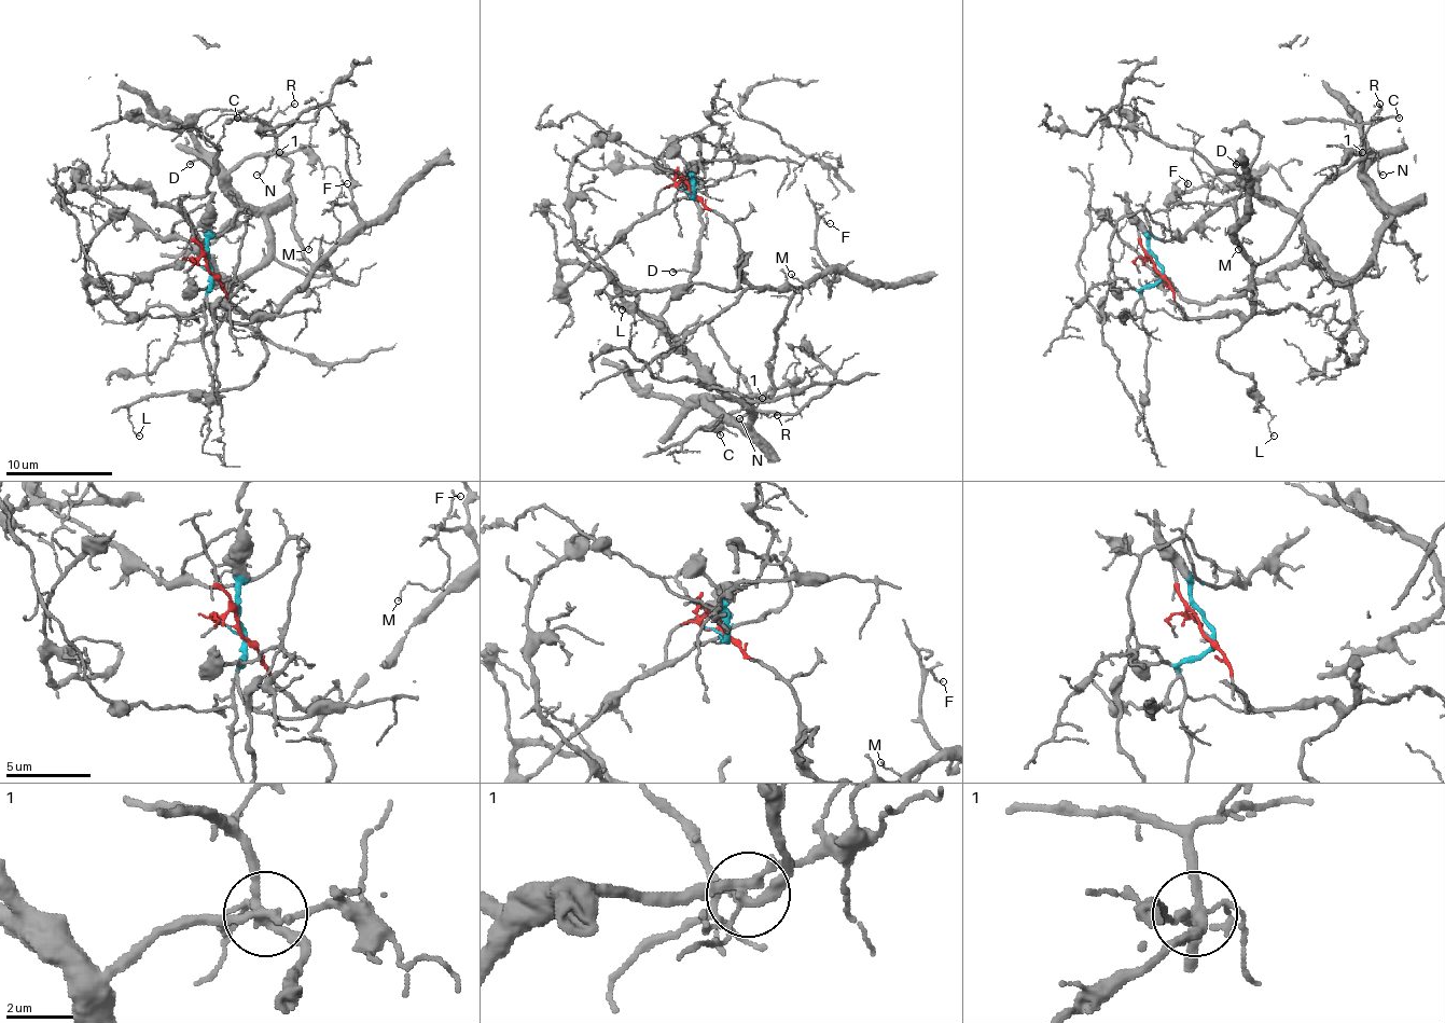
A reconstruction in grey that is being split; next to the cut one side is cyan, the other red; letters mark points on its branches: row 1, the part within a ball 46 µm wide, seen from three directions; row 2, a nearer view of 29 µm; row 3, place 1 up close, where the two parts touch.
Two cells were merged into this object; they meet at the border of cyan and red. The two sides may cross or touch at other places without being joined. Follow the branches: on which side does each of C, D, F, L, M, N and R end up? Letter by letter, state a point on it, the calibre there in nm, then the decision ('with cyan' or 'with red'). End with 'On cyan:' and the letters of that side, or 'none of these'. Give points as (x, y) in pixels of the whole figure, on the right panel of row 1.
C: place (1399, 118); calibre 140 nm; with red
D: place (1236, 164); calibre 150 nm; with cyan
F: place (1188, 183); calibre 120 nm; with red
L: place (1274, 436); calibre 90 nm; with red
M: place (1238, 249); calibre 90 nm; with red
N: place (1383, 175); calibre 130 nm; with red
R: place (1379, 104); calibre 100 nm; with red
On cyan: D

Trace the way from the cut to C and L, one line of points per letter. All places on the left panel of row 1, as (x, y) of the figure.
C: (208, 268), (248, 317), (273, 314), (309, 272), (278, 135), (237, 119)
L: (208, 268), (248, 317), (256, 314), (253, 333), (267, 355), (248, 384), (136, 400), (128, 416), (139, 434)

